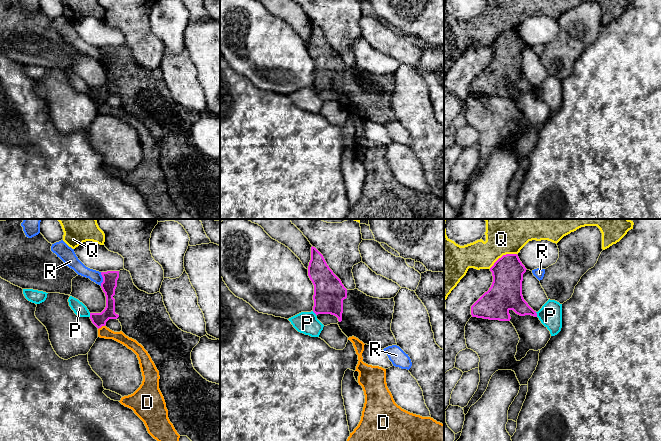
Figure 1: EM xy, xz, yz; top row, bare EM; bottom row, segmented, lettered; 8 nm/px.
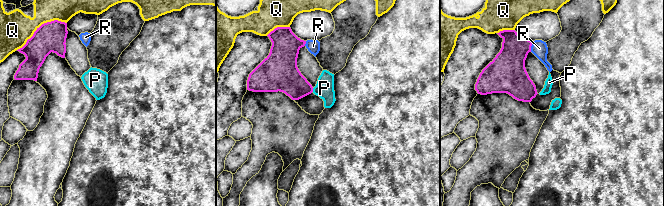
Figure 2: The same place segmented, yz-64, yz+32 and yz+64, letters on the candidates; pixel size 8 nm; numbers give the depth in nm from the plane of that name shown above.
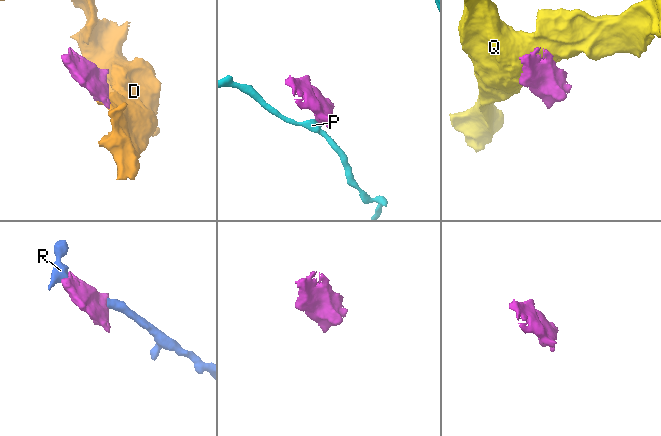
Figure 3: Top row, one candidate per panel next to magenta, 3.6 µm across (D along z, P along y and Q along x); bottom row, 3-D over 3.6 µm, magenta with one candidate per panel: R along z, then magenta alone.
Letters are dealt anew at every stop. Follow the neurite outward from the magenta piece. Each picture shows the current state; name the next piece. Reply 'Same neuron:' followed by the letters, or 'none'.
Same neuron: none

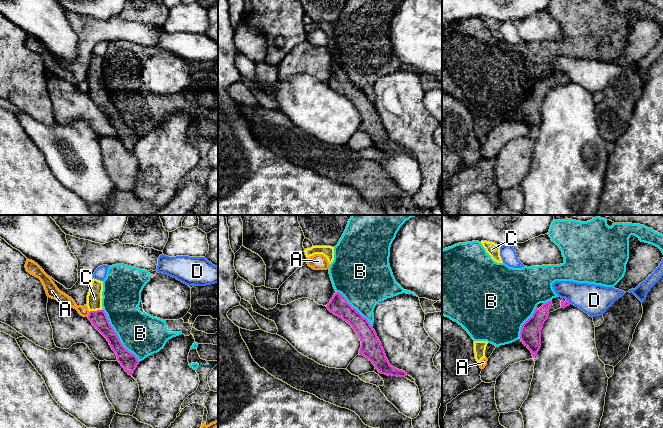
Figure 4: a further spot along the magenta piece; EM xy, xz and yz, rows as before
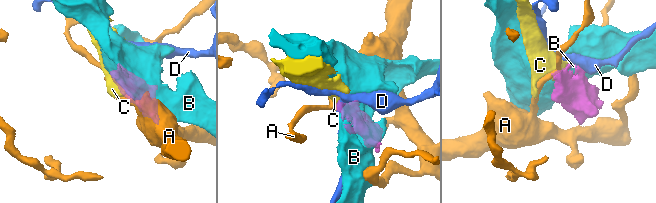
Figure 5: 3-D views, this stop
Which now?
Same neuron: C

